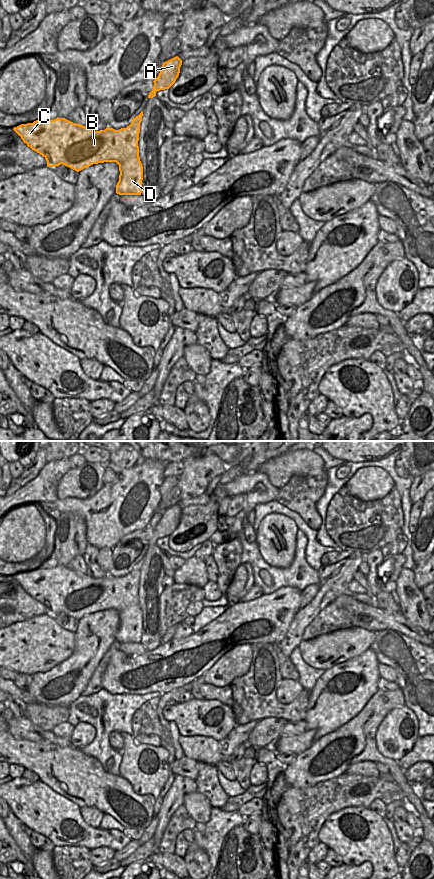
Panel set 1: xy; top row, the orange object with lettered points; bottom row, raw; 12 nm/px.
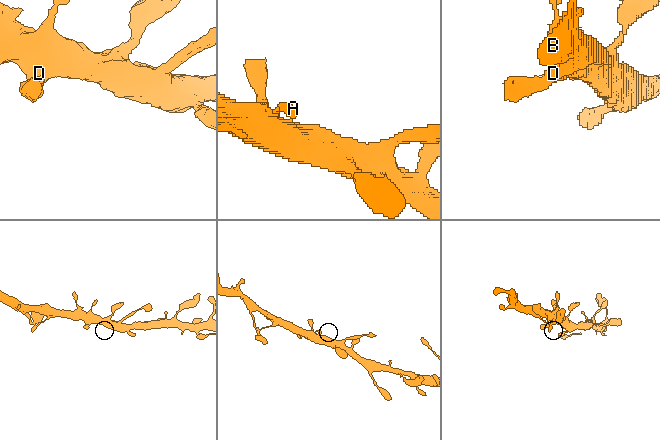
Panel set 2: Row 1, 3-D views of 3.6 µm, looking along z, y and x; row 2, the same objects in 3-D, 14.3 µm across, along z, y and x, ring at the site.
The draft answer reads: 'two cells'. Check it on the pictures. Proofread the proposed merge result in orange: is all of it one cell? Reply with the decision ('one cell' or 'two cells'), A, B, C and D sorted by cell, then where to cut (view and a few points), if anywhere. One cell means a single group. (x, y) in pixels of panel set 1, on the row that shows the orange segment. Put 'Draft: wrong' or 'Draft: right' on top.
Draft: wrong
one cell; groups A B C D; cut none

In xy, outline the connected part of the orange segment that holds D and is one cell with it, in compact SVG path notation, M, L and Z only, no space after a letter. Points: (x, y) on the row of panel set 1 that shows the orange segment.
M143 111L132 119L129 126L119 130L107 127L105 130L94 131L81 124L58 117L54 120L38 119L33 123L14 127L13 130L28 147L46 159L47 167L63 164L79 172L93 164L116 162L120 171L116 193L119 195L141 195L143 166L139 157L138 141L142 116Z

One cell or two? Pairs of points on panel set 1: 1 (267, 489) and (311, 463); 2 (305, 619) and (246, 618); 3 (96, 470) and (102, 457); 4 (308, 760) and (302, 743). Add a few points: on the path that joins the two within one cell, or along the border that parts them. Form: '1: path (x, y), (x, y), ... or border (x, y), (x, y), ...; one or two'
1: border (257, 470), (264, 473), (269, 481), (279, 489); two
2: border (301, 608), (291, 622), (287, 634), (281, 640); two
3: border (86, 461), (104, 464); two
4: border (313, 741), (308, 748), (297, 755); two

